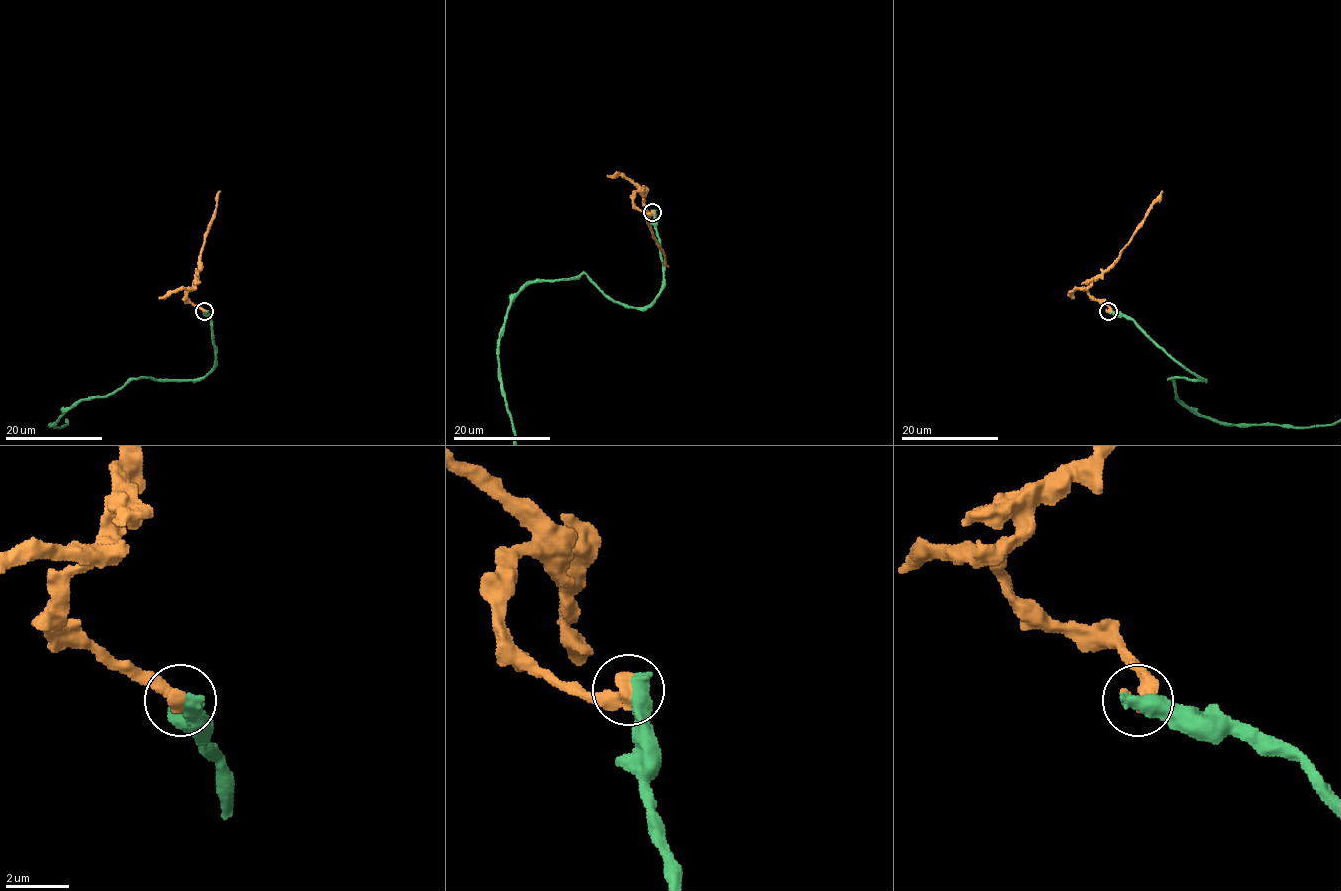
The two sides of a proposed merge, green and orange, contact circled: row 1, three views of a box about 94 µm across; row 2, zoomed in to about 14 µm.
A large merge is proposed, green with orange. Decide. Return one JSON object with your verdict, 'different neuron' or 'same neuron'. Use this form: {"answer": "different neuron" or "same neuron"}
{"answer": "different neuron"}

